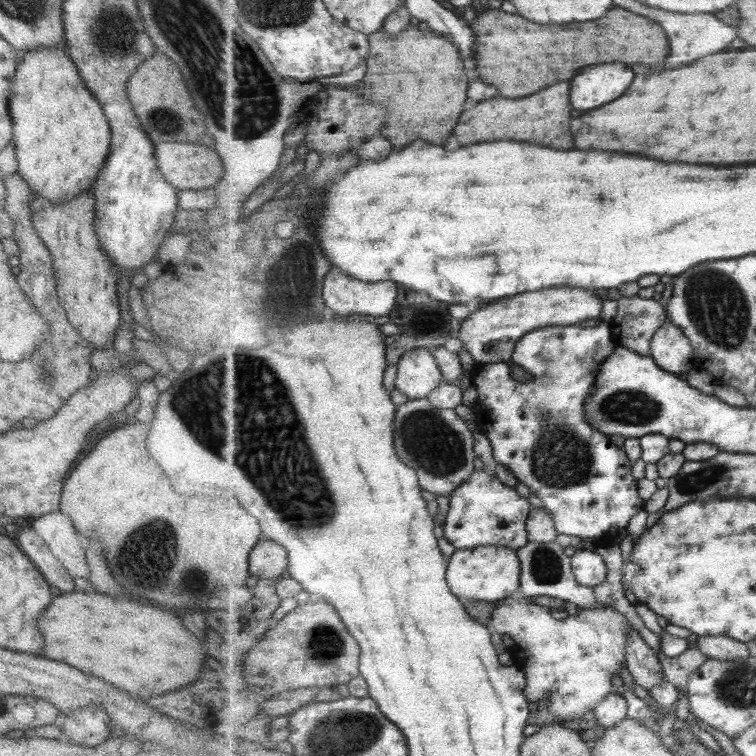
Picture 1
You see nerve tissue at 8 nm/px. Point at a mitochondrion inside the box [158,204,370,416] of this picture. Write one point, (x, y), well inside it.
(292, 298)

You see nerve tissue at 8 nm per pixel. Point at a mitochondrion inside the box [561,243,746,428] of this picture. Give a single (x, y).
(627, 406)

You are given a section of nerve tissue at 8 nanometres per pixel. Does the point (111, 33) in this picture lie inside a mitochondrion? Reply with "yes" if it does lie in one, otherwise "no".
yes

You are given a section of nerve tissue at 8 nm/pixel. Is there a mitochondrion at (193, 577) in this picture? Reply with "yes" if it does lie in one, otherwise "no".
yes

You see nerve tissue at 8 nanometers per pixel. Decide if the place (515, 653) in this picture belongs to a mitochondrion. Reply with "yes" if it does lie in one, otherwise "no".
no

